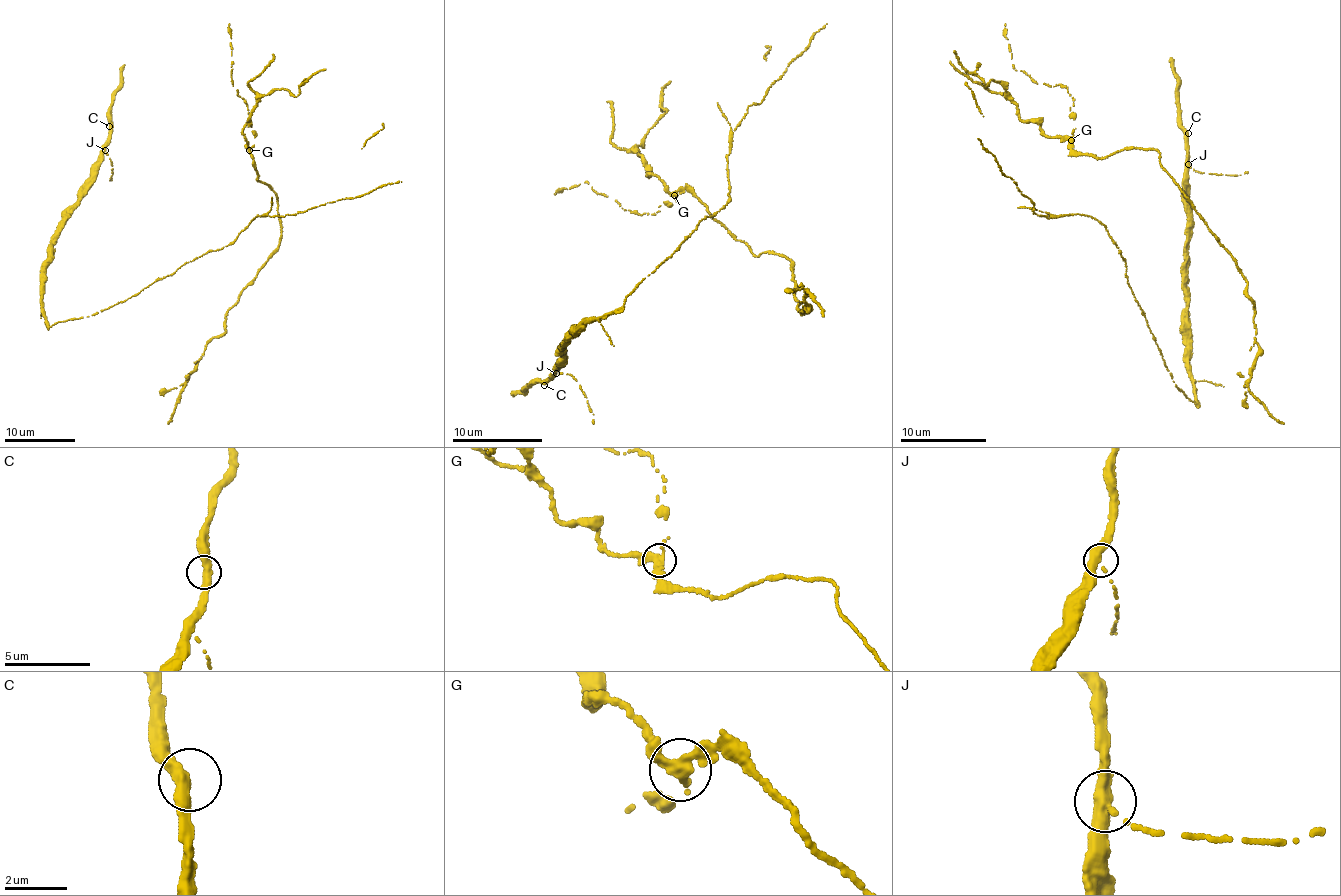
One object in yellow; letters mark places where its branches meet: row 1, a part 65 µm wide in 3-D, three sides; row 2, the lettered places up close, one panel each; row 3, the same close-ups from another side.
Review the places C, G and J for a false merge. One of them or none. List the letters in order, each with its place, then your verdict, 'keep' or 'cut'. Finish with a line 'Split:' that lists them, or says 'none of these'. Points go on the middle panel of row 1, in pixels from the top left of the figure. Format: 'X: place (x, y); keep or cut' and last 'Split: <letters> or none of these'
C: place (544, 385); keep
G: place (674, 195); cut
J: place (556, 373); keep
Split: G

